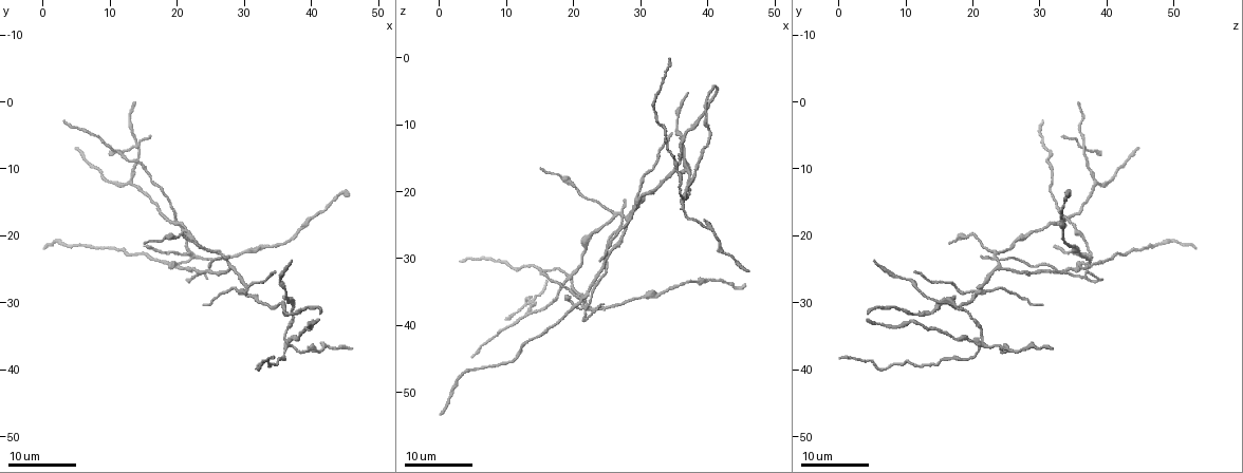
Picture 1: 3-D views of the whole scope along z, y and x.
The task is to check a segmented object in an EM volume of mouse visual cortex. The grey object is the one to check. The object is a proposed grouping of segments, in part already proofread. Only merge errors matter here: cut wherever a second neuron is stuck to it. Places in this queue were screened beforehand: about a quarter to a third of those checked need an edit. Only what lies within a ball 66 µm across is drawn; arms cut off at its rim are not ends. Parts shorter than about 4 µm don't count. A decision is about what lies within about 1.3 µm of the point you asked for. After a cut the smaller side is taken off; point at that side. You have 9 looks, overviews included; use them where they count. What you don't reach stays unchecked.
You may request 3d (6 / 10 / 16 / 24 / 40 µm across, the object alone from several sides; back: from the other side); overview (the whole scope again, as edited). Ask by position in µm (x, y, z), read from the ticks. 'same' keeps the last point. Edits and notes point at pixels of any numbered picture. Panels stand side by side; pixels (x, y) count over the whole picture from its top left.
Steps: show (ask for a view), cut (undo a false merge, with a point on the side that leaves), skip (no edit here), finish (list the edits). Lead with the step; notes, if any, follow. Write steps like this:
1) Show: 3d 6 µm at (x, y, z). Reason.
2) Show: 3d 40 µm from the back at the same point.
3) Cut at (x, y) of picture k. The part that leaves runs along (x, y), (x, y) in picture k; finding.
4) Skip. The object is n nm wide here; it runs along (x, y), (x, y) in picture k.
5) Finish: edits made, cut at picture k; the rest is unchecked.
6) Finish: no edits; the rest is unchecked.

Show: 3d 24 µm at (27.5, 24.0, 24.0). Looks like a crossing.

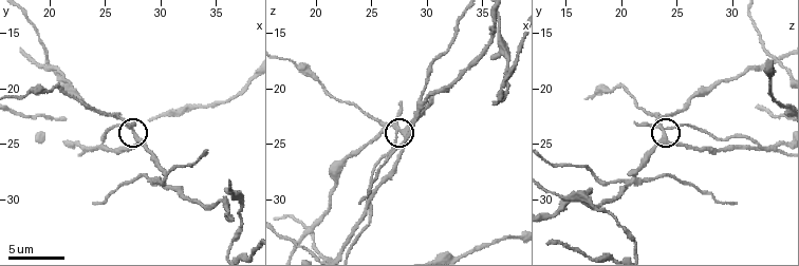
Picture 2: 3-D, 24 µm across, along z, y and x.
Show: 3d 10 µm at (27.4, 23.4, 23.6). Closer look.

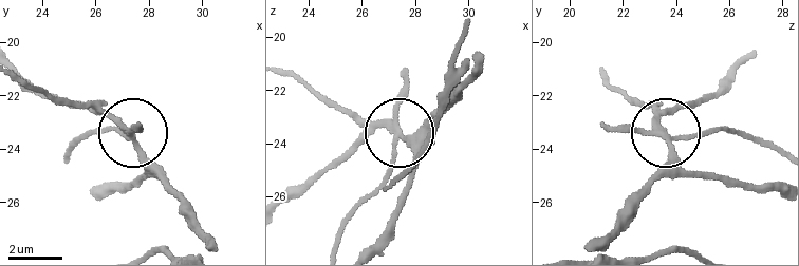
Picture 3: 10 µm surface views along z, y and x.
Cut at (384, 177) of picture 3. 4 arms meet here; the part that leaves runs along (395, 140), (391, 172), (348, 220), (336, 247) in picture 3; a second neuron is stuck on.

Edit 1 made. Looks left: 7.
Show: 3d 10 µm at (22.0, 19.6, 28.8). Thick turns thin.

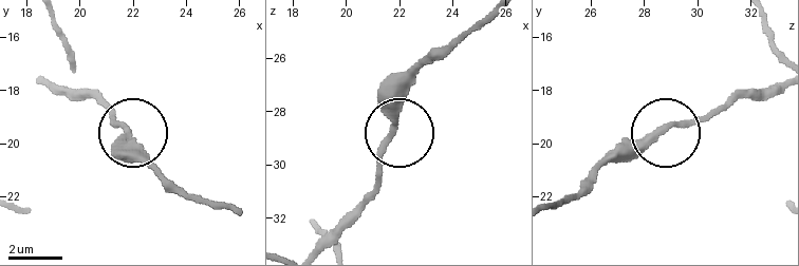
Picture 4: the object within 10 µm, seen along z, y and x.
Show: 3d 10 µm from the back at (21.9, 19.5, 28.5).

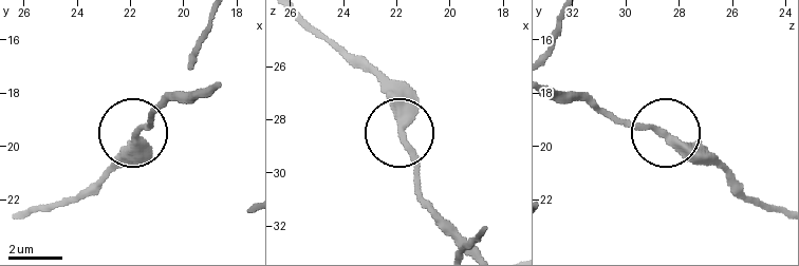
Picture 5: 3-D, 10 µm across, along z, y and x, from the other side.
Skip. It runs along (24, 217), (86, 192), (126, 152), (133, 131), (165, 107) in picture 5; one neuron here.

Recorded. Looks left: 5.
Show: 3d 24 µm at (39.0, 37.0, 25.0). Sudden change in width.

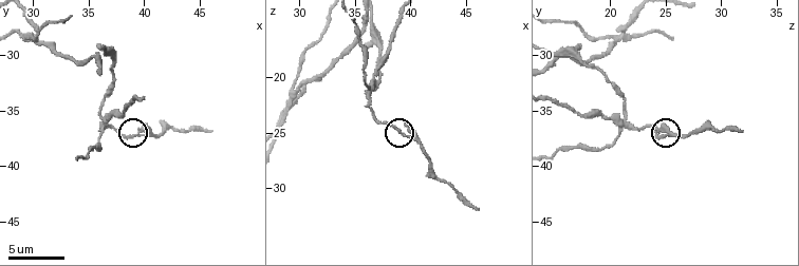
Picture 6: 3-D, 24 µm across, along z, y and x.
Show: 3d 6 µm at (39.0, 37.0, 24.8).

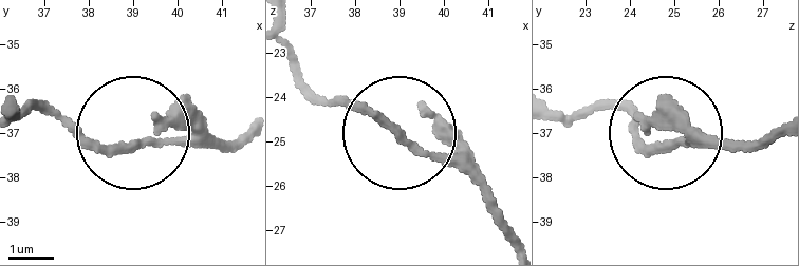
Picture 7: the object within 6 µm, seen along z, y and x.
Skip. Continuous, no second neuron.

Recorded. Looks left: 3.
Show: 3d 10 µm at (36.4, 36.2, 20.8). A fork.

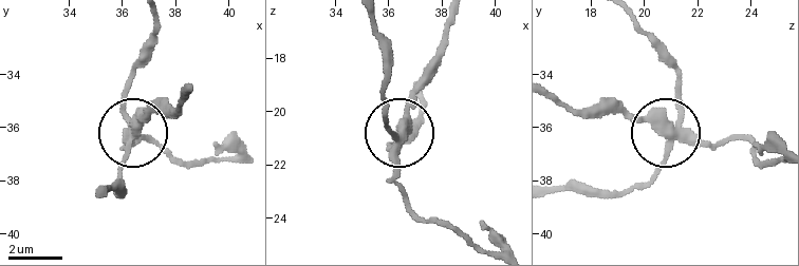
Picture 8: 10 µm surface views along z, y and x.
Cut at (126, 94) of picture 8. The part that leaves runs along (670, 138), (664, 164), (636, 187), (555, 191) in picture 8; a second neuron is stuck on.

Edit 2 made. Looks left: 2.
Finish: edits made, cut at picture 3, cut at picture 8; the rest is unchecked.

